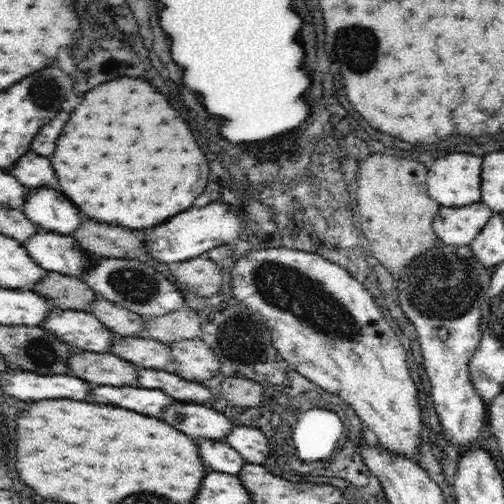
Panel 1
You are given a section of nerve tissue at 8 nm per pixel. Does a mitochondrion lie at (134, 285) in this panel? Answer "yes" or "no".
yes

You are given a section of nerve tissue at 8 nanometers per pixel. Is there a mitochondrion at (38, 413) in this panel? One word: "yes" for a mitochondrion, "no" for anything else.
no

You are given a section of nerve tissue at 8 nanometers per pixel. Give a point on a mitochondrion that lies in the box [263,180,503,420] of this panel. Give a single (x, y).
(443, 288)

